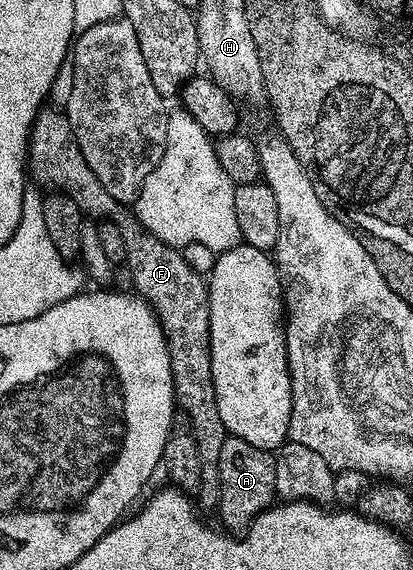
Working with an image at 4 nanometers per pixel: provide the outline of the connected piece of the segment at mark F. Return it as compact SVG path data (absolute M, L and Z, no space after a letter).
M48 106L36 116L36 121L32 124L32 135L28 138L27 167L30 169L31 179L33 176L37 180L37 185L45 184L45 189L64 192L74 198L85 217L95 218L100 222L112 221L121 228L127 248L126 267L128 266L128 272L132 275L131 287L151 304L153 314L160 319L160 325L164 328L164 337L172 359L176 403L179 411L185 412L190 418L194 442L198 442L198 454L202 462L199 507L215 509L220 502L218 462L226 433L222 418L218 414L218 398L212 377L208 280L192 269L181 249L172 248L154 238L154 234L147 232L125 205L118 203L104 189L94 170L90 170L86 158L82 158L78 142L74 138L74 130L63 111Z

